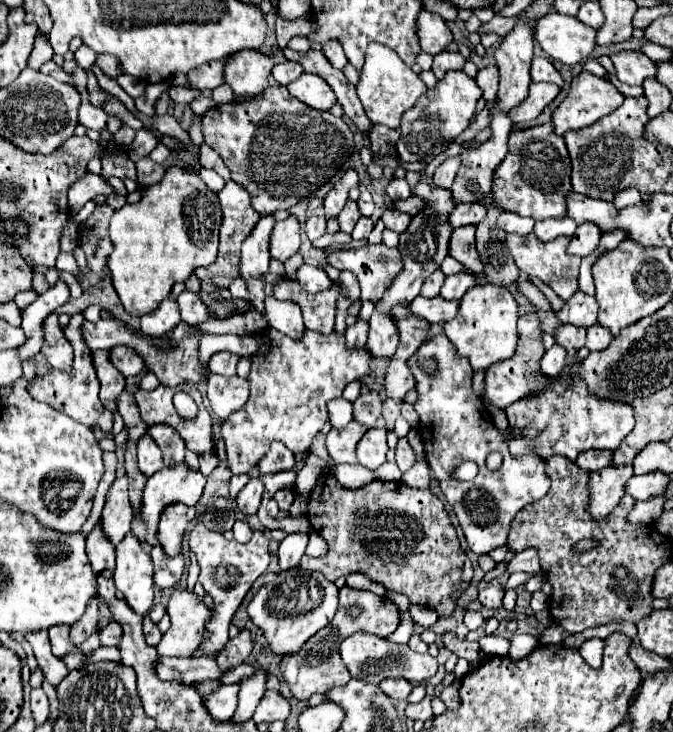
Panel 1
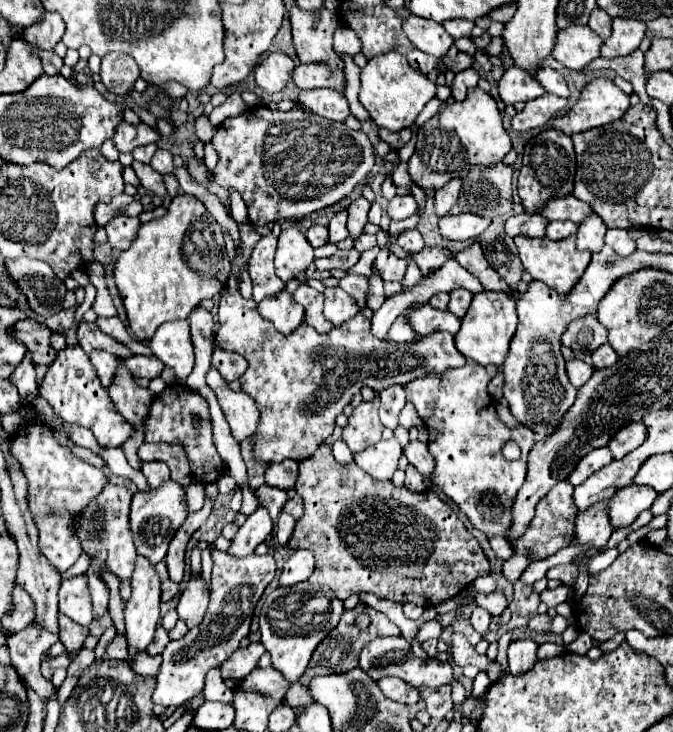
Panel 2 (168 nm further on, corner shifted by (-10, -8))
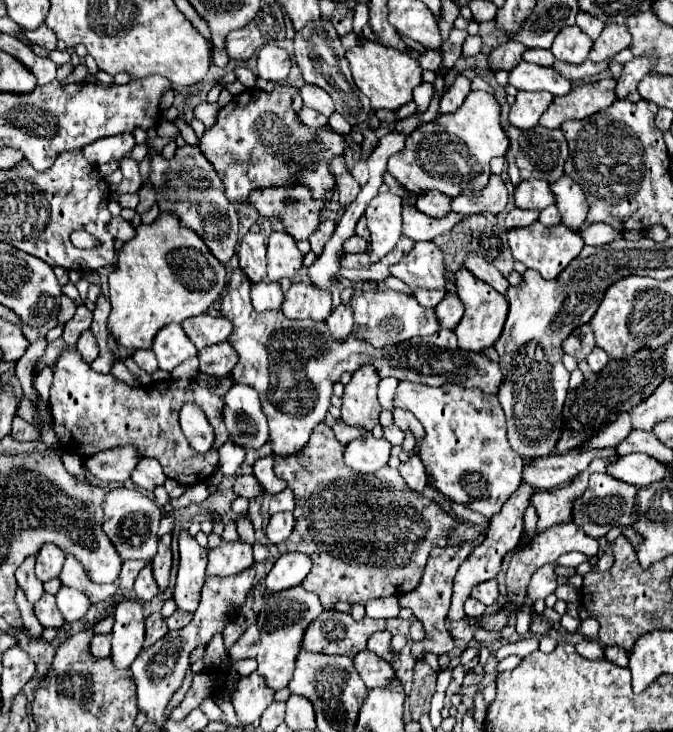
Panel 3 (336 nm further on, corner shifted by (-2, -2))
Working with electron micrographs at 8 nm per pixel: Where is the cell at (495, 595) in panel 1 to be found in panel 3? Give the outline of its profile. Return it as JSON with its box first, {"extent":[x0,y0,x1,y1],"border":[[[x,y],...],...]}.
{"extent":[472,580,500,606],"border":[[[488,580],[488,582],[482,582],[478,584],[474,590],[472,590],[472,598],[484,602],[486,606],[492,606],[496,600],[498,600],[500,592],[498,592],[498,582],[496,580]]]}

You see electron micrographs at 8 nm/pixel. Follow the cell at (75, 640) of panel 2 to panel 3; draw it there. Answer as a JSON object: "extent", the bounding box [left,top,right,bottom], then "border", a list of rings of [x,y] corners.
{"extent":[34,594,64,628],"border":[[[42,594],[42,598],[34,604],[36,616],[40,620],[42,626],[56,626],[62,628],[64,626],[64,618],[56,606],[56,598],[52,594]]]}

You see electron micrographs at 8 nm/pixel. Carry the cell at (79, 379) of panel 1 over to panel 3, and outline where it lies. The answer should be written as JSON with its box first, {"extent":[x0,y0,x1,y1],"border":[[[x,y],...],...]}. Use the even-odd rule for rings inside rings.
{"extent":[48,350,234,486],"border":[[[64,350],[52,370],[54,382],[48,400],[52,428],[66,452],[90,458],[102,450],[134,446],[138,458],[158,460],[166,478],[172,478],[182,486],[200,484],[218,468],[218,448],[230,440],[222,420],[224,394],[234,386],[230,374],[218,378],[216,388],[208,388],[198,380],[164,380],[150,386],[130,386],[110,374],[94,372],[90,364],[86,364],[80,354],[72,350]],[[184,402],[196,402],[208,414],[208,420],[216,432],[216,442],[206,454],[196,452],[180,432],[178,412]]]}

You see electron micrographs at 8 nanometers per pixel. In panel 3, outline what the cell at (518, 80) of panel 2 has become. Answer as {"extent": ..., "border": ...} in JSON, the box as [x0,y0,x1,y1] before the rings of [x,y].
{"extent":[510,60,572,96],"border":[[[524,60],[510,72],[510,84],[518,90],[546,90],[554,96],[566,96],[572,90],[572,80],[560,76],[554,68],[544,68]]]}

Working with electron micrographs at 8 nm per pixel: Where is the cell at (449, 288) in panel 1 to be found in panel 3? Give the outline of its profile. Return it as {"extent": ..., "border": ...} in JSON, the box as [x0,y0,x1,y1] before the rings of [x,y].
{"extent":[434,294,464,328],"border":[[[448,294],[440,306],[434,308],[436,310],[436,318],[440,322],[440,328],[456,328],[458,322],[462,320],[462,314],[464,314],[464,308],[460,306],[460,300],[456,298],[456,294]]]}

